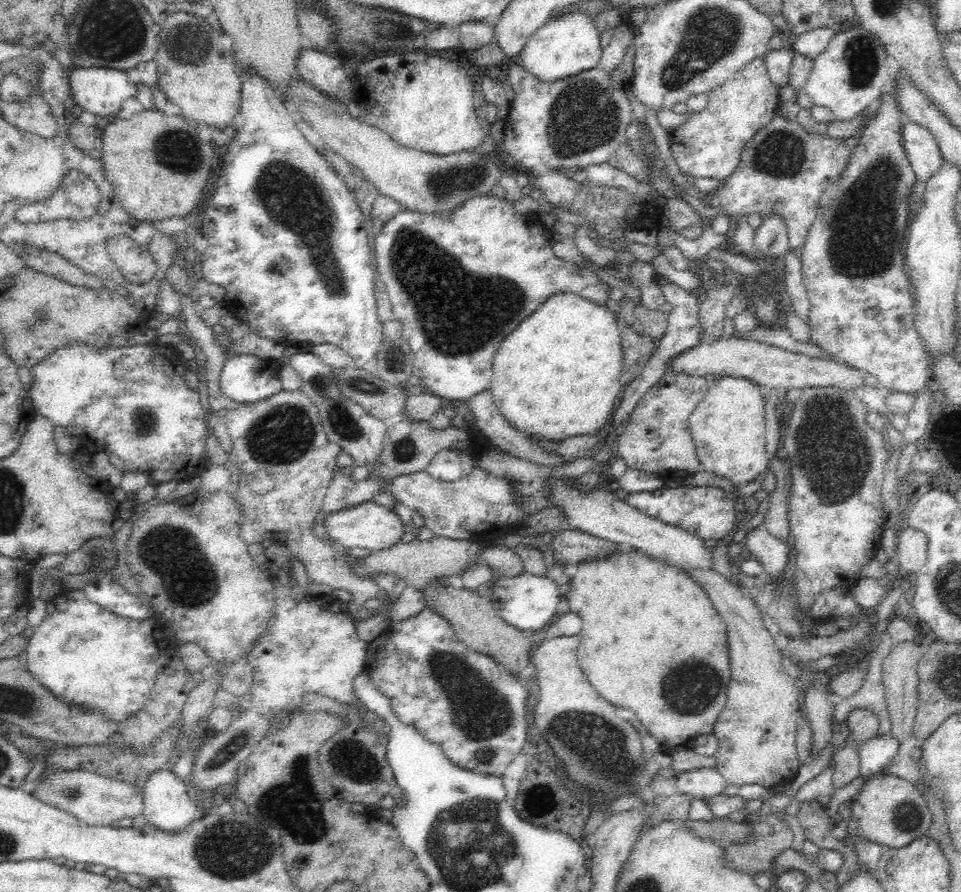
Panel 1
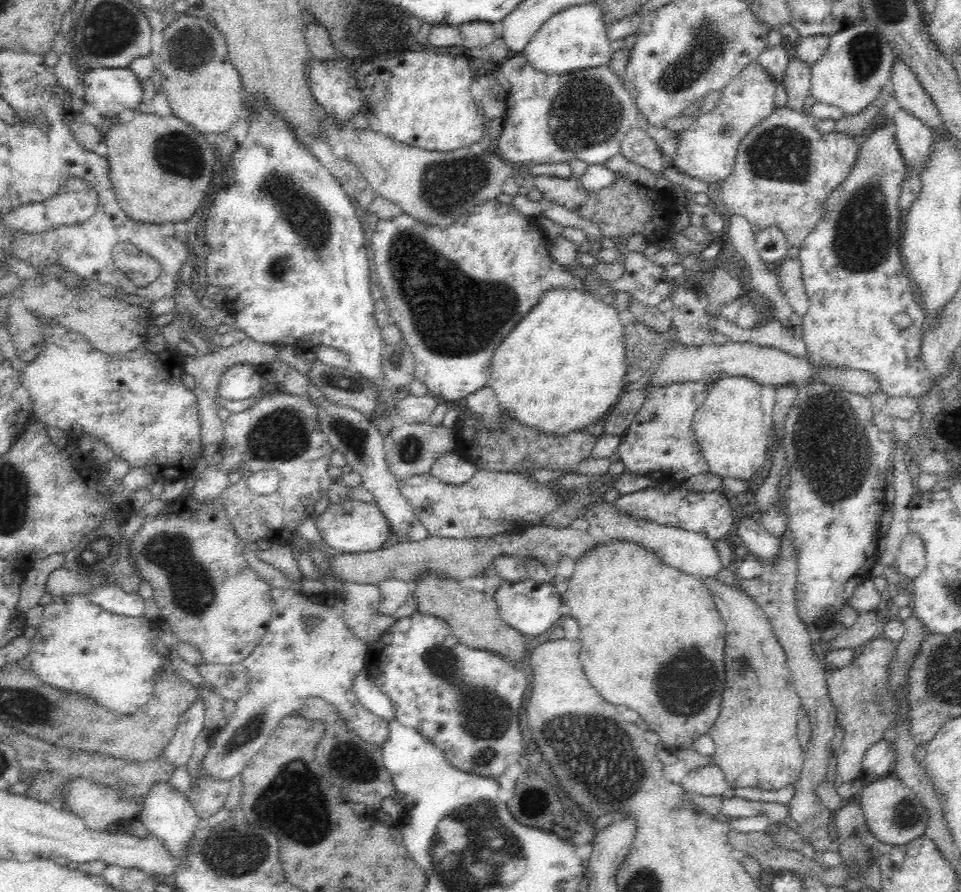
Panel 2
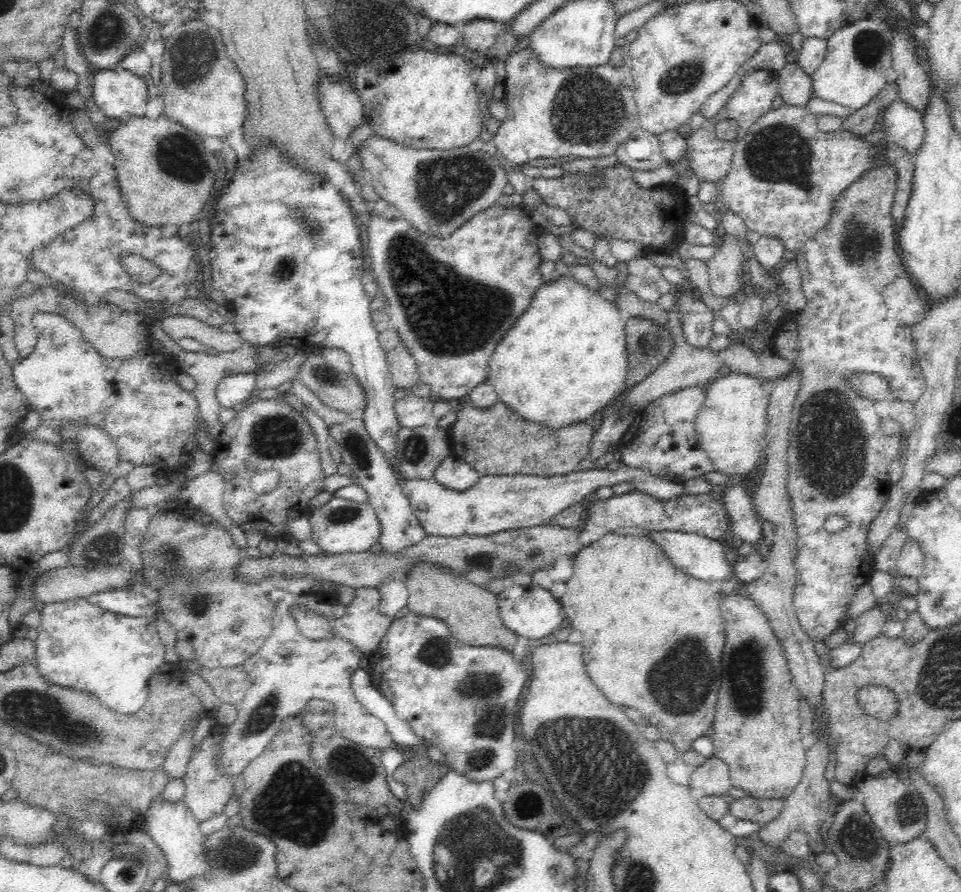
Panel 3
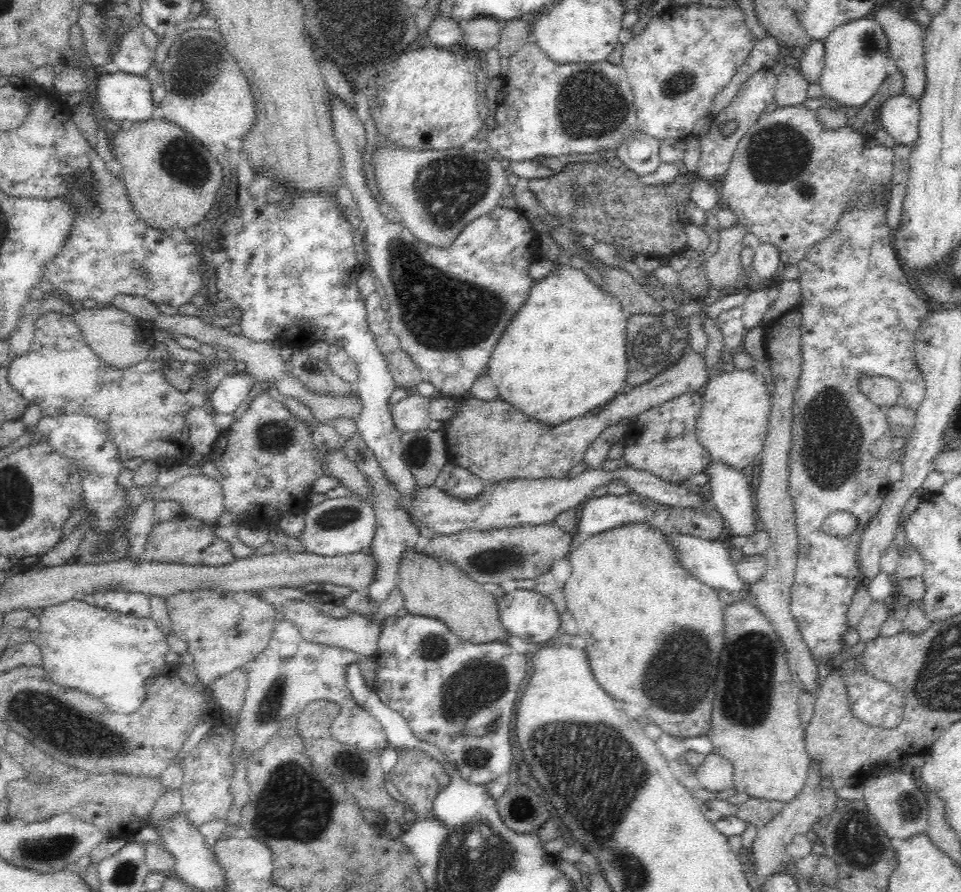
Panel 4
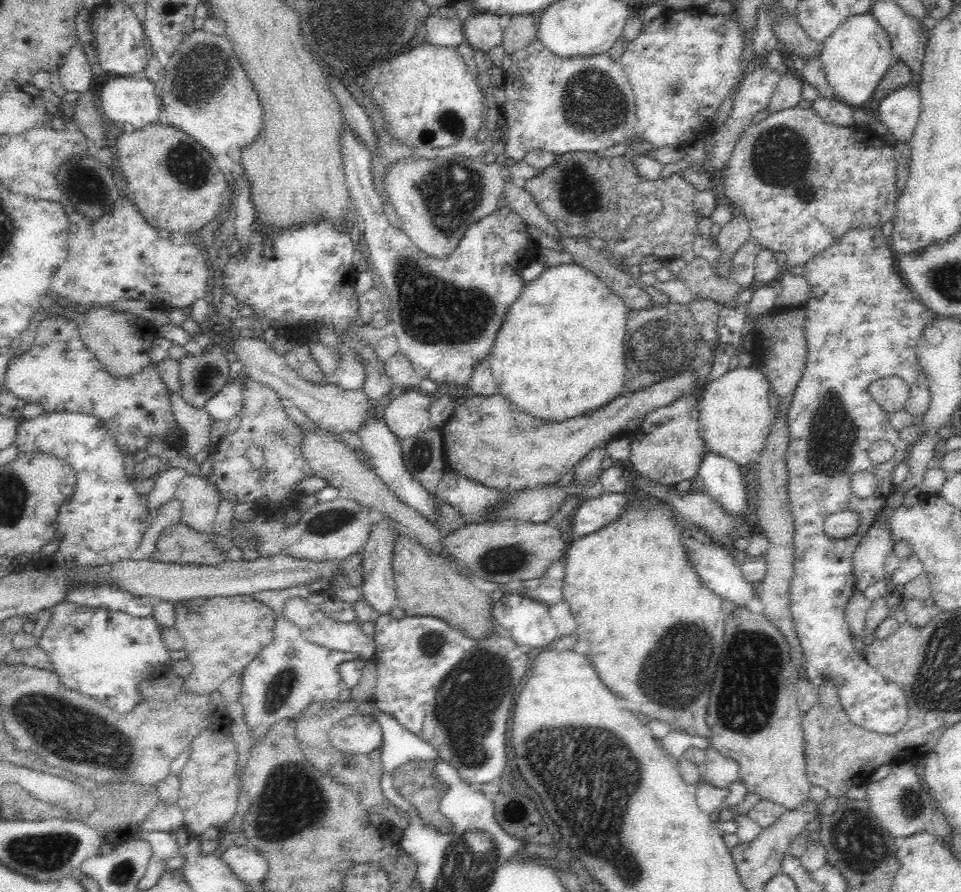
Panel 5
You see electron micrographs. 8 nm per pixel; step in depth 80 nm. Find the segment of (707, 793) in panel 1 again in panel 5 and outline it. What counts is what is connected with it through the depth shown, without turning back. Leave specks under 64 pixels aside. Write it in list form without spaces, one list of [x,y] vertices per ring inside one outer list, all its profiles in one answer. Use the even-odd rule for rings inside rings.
[[[711,744],[709,747],[704,751],[703,780],[714,787],[728,789],[739,778],[740,766],[736,760],[716,751]]]

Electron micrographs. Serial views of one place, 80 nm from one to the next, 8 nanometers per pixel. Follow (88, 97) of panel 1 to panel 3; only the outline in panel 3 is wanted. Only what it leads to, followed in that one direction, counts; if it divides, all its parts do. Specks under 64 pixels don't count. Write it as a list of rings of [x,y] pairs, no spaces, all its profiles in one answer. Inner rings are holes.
[[[115,67],[91,73],[90,84],[92,85],[92,100],[96,106],[102,108],[106,118],[116,119],[124,115],[140,118],[145,116],[149,92],[143,77]]]

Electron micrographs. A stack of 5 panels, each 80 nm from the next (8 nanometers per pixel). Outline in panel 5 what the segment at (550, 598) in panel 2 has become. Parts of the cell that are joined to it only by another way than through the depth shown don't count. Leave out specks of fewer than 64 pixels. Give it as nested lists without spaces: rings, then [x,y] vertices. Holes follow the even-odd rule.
[[[504,594],[499,602],[494,603],[492,618],[503,633],[507,633],[518,645],[525,645],[527,649],[548,648],[548,644],[559,636],[548,613],[548,606],[530,597]]]

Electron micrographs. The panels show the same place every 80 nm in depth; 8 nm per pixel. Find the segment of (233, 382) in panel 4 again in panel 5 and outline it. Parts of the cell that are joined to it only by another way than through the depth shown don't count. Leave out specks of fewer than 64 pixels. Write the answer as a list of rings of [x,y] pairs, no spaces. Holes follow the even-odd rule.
[[[230,379],[222,392],[218,392],[216,396],[212,396],[208,400],[204,408],[208,412],[208,417],[210,417],[212,423],[223,421],[228,424],[239,413],[243,406],[242,388],[243,380],[233,382]]]

